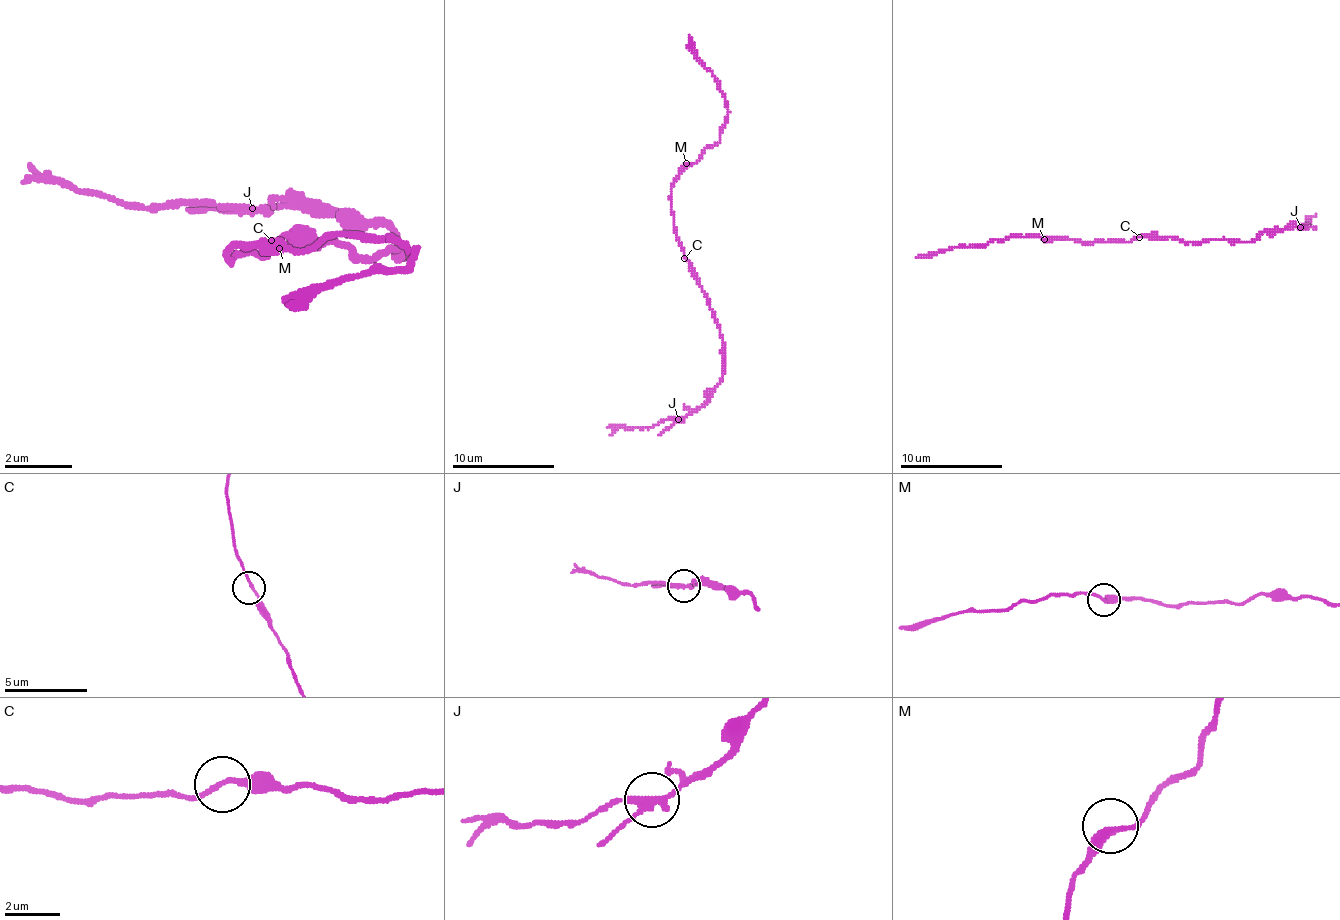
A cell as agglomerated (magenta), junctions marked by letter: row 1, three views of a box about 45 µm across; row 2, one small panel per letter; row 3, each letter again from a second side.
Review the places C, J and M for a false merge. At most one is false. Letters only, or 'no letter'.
J

